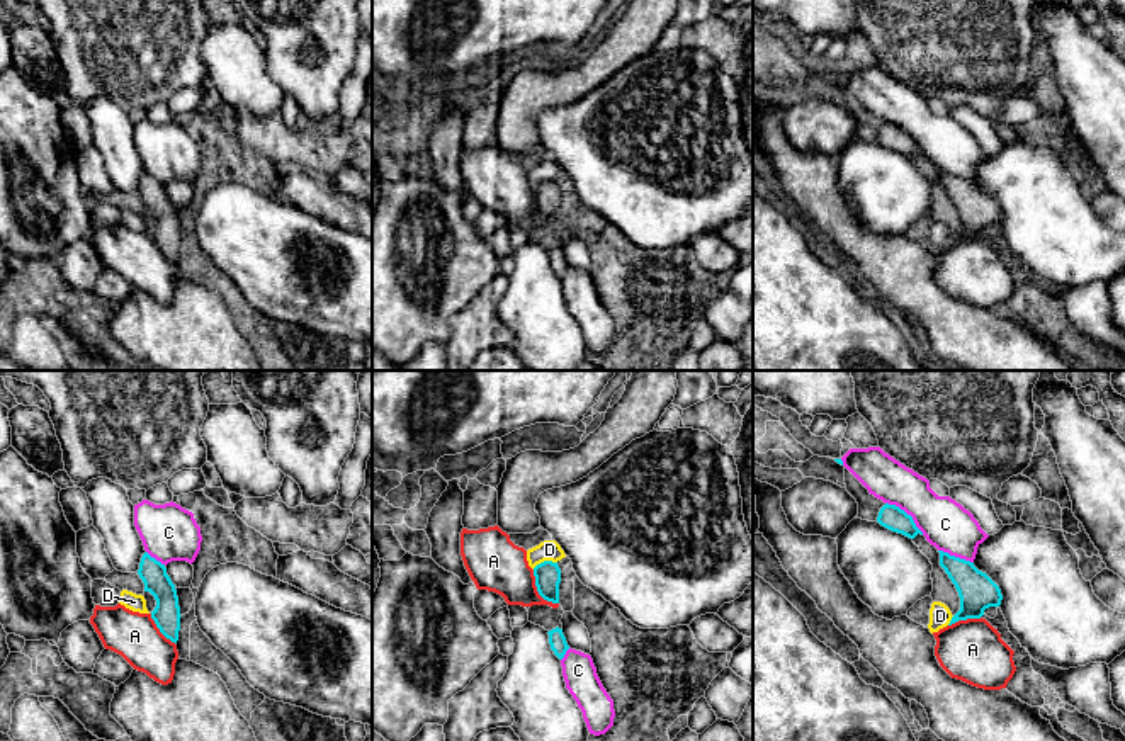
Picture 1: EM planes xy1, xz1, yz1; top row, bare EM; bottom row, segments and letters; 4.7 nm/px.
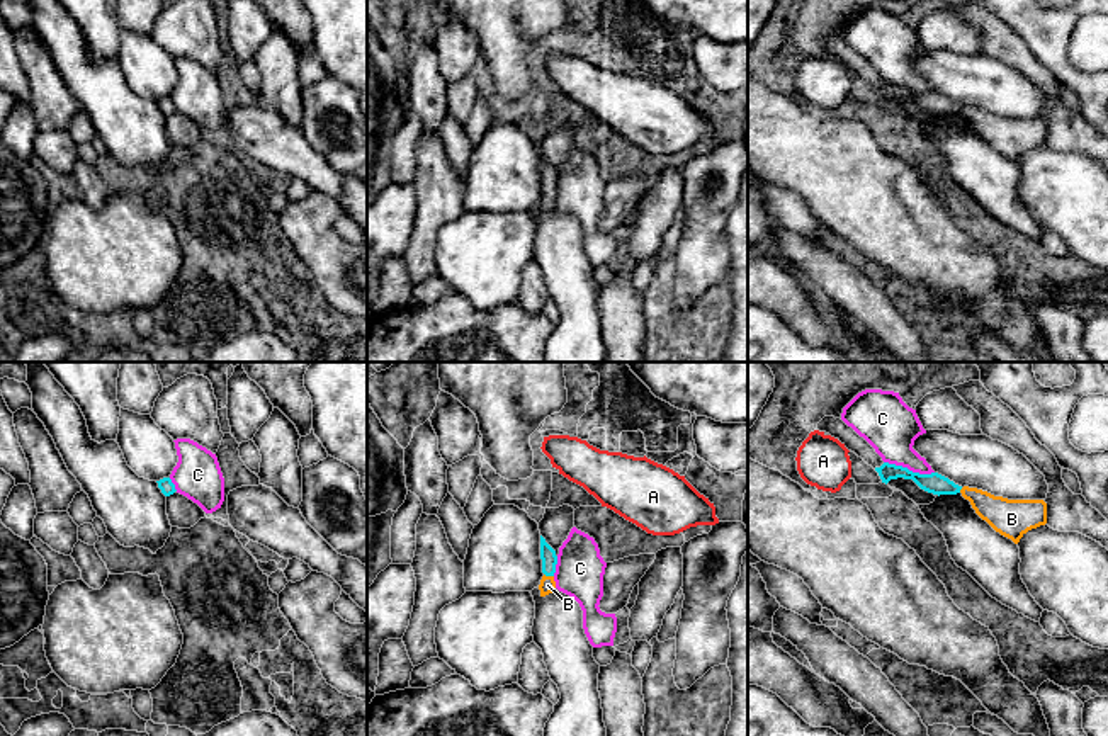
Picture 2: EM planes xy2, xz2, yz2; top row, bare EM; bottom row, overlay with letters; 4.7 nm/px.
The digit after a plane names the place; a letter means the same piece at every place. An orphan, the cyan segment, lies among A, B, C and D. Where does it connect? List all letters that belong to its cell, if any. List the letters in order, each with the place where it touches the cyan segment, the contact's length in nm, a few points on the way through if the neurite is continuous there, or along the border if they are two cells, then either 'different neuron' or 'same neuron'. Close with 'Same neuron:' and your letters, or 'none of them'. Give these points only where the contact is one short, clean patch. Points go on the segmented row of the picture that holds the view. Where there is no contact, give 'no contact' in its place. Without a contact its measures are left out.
A: xz1 (537, 590) | 200 nm | different neuron
B: xz2 (549, 575) | 50 nm | across xz2 (548, 554), (549, 575), (548, 585) | same neuron
C: yz2 (908, 469) | 240 nm | different neuron
D: xz1 (544, 561) | 120 nm | along xz1 (556, 561), (541, 561), (532, 568) | different neuron
Same neuron: B

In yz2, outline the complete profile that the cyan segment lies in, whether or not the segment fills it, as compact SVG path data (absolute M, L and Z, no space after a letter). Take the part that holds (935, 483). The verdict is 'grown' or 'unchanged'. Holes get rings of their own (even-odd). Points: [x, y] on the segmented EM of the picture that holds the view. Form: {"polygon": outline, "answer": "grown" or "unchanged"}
{"polygon": "M889 462L875 467L875 471L885 484L890 479L904 478L913 479L921 490L938 496L960 493L970 501L982 520L1015 544L1018 544L1028 530L1047 524L1047 503L1043 500L1008 500L977 488L962 488L938 473L919 474Z", "answer": "grown"}

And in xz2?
{"polygon": "M540 535L540 559L542 559L542 580L539 585L540 597L546 597L556 590L554 573L557 564L556 551Z", "answer": "grown"}

